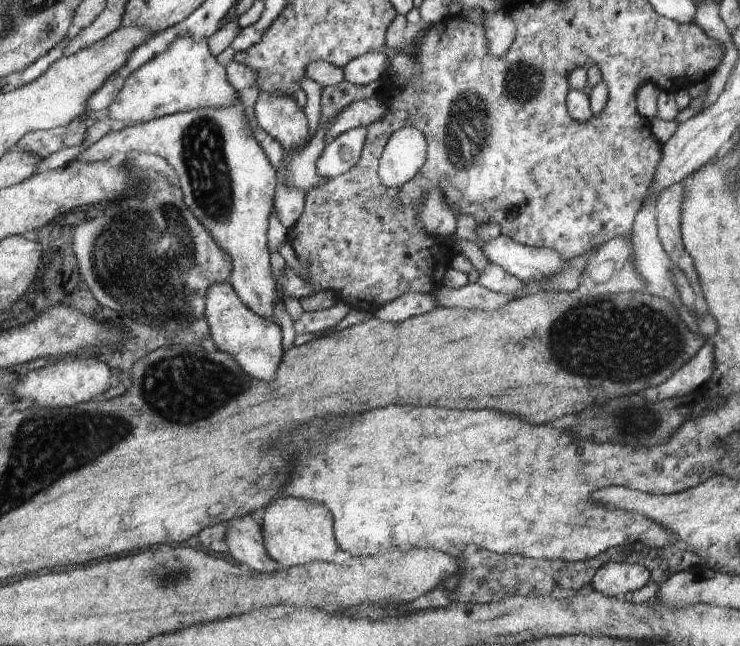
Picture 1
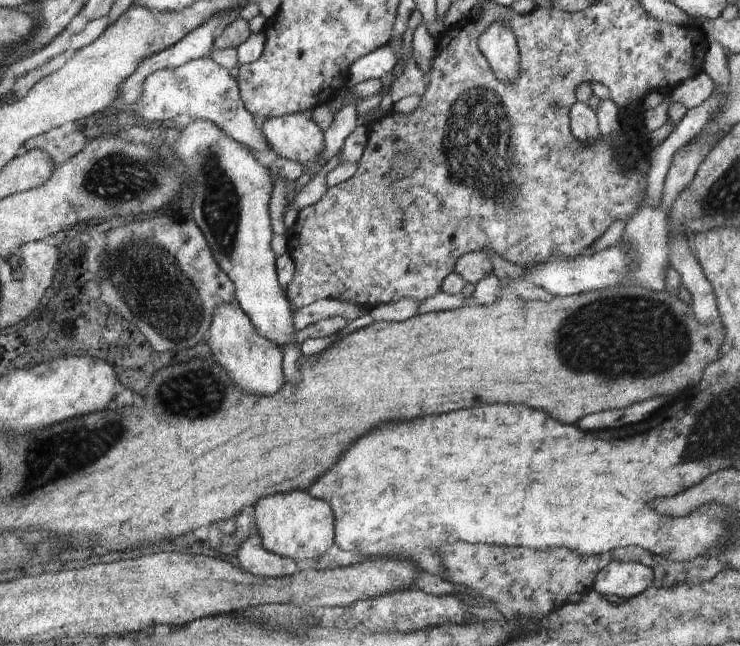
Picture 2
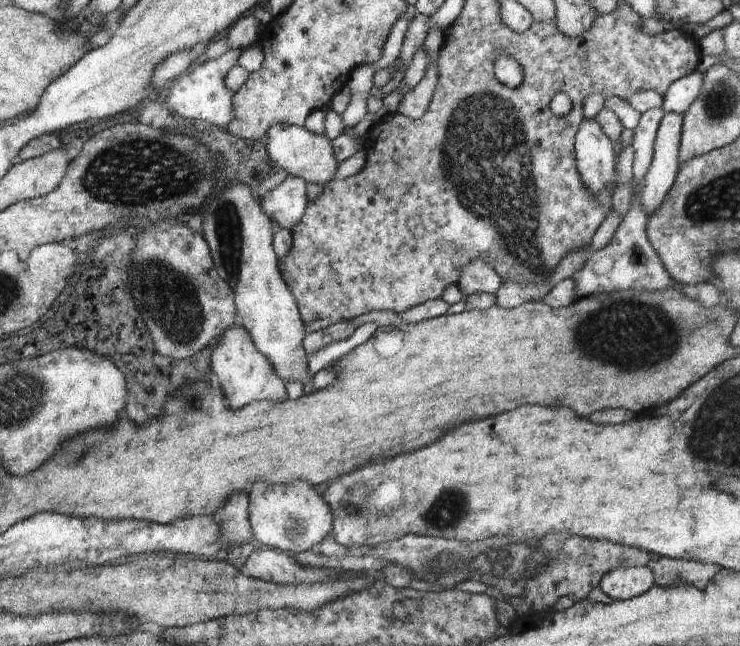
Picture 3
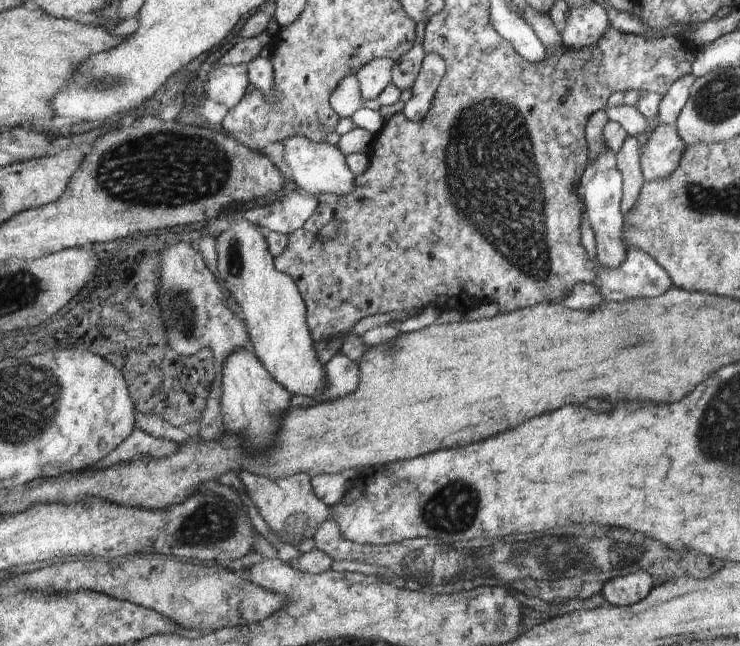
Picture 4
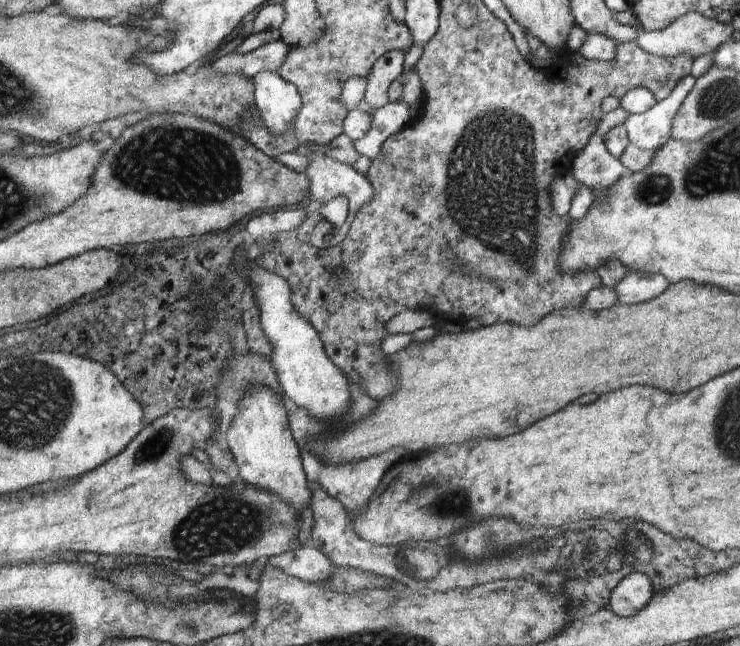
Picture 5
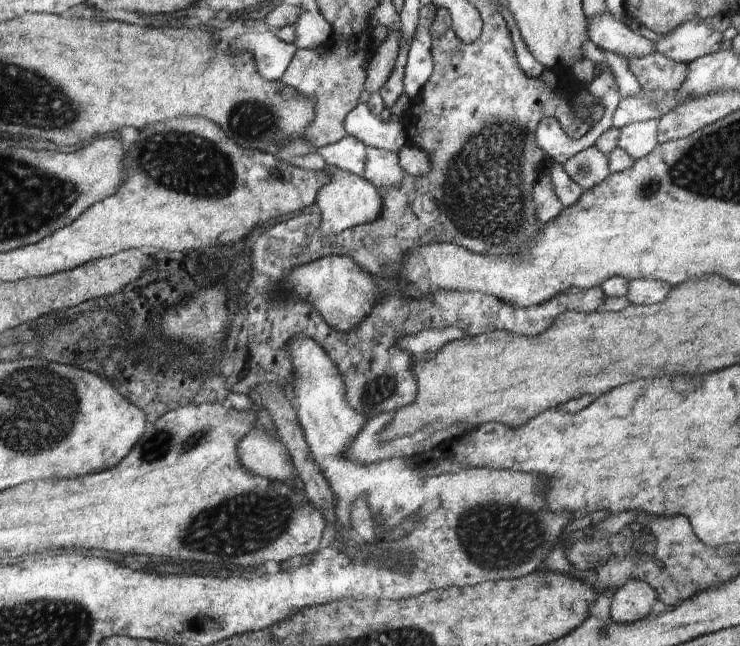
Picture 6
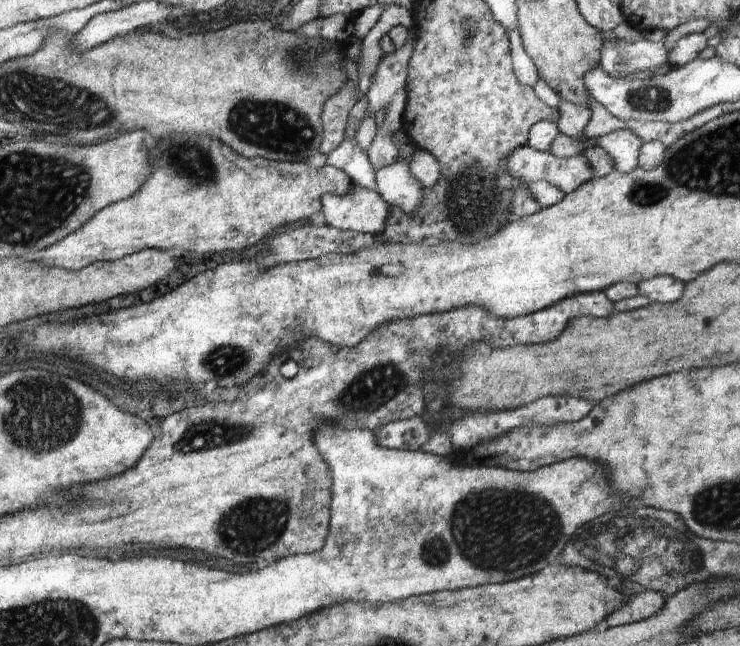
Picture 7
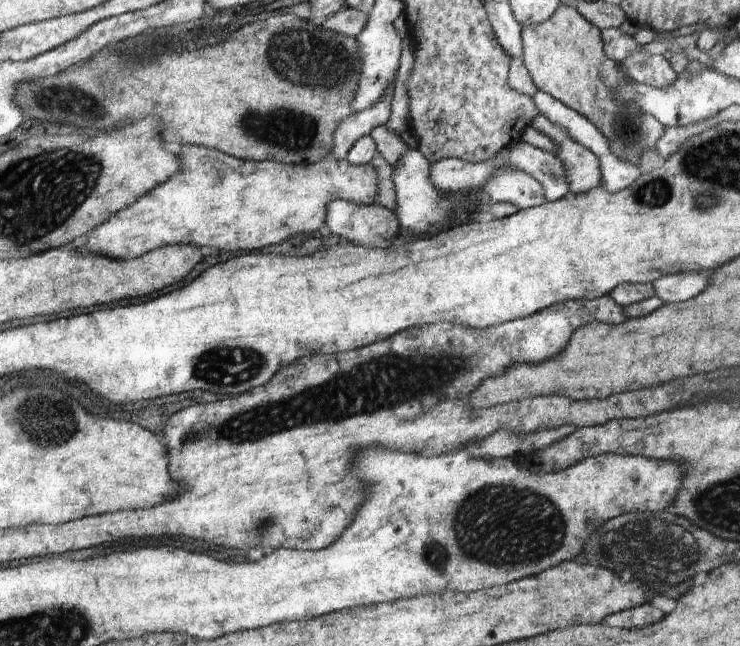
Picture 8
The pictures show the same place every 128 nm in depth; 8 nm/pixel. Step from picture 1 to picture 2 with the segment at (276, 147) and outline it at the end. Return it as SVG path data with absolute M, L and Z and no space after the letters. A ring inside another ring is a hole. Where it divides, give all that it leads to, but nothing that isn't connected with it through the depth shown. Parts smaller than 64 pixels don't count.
M209 54L184 64L182 68L158 70L148 76L140 100L129 109L134 111L134 116L148 122L174 120L178 124L187 125L194 120L210 120L231 136L232 140L241 142L250 149L260 152L271 149L262 134L260 121L246 110L240 98L237 80L230 76L227 68L214 62Z

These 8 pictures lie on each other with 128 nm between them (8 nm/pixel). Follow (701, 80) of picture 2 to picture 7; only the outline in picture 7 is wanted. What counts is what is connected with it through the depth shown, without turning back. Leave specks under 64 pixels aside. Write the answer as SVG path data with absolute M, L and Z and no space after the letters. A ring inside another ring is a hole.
M616 129L604 136L593 138L596 146L608 152L614 164L614 172L628 174L638 168L638 154L642 148L642 140L628 129Z

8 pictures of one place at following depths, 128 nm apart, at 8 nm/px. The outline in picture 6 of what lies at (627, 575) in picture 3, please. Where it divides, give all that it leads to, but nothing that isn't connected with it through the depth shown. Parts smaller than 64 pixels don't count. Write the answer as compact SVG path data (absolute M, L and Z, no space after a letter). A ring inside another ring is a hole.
M628 580L624 586L611 591L610 616L616 624L644 620L652 612L657 599L656 590L641 580Z

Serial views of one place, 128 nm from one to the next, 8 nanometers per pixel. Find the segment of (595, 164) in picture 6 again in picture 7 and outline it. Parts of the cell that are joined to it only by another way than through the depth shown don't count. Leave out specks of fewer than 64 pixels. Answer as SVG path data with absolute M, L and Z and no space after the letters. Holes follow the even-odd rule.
M528 144L522 148L516 148L512 154L506 156L506 172L517 182L546 181L558 186L564 194L572 193L581 184L592 180L592 168L584 154L571 157L557 157L552 153L540 152L530 148Z

